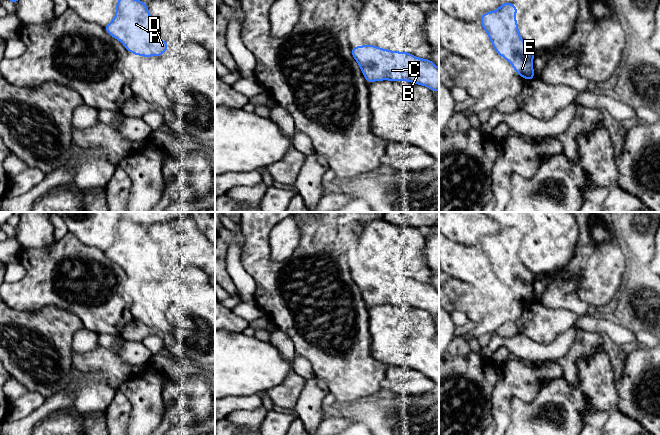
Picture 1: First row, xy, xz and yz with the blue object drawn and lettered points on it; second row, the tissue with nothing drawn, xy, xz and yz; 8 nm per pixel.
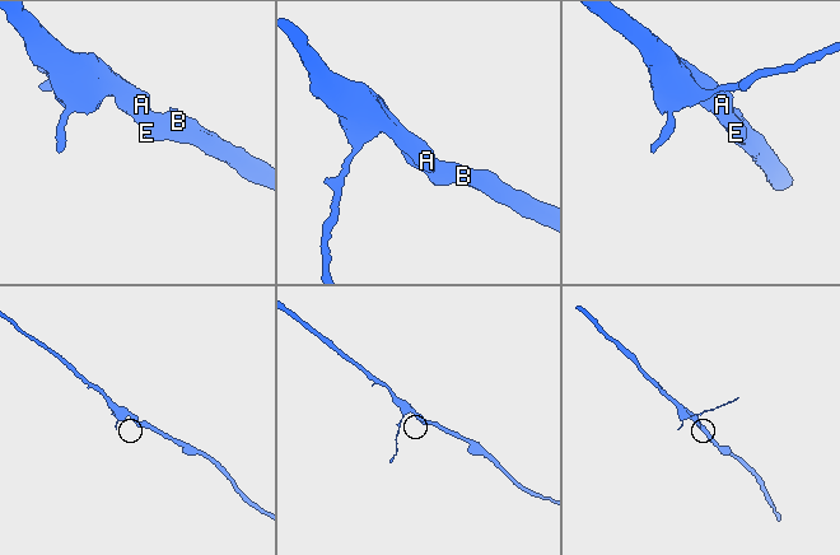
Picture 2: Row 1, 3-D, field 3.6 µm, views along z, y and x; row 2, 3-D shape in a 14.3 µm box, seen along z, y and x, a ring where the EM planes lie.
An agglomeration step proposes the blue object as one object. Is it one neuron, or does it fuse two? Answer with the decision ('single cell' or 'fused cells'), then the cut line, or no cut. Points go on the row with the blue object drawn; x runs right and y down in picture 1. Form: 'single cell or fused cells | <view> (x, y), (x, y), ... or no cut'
single cell | no cut

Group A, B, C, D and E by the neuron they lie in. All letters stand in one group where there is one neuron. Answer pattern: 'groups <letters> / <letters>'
groups A B C D E

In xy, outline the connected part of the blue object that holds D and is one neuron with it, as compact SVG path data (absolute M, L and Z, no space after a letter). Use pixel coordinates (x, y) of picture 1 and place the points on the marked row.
M118 0L115 17L104 28L135 55L162 56L168 49L166 40L151 37L151 14L143 1Z

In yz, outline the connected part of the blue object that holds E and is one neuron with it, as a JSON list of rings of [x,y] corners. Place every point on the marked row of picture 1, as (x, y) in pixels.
[[[502,3],[500,7],[481,15],[481,26],[487,32],[496,52],[506,59],[518,75],[526,80],[534,79],[534,50],[521,38],[513,3]]]

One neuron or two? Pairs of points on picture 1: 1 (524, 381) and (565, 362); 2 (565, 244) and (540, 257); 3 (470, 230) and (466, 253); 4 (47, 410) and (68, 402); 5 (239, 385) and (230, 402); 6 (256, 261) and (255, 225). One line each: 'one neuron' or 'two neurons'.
1: two neurons
2: one neuron
3: two neurons
4: one neuron
5: two neurons
6: one neuron

